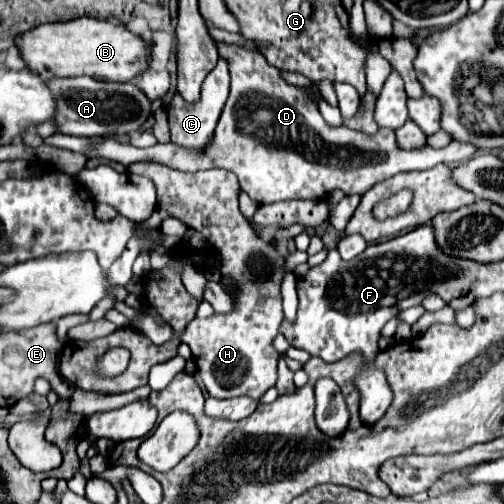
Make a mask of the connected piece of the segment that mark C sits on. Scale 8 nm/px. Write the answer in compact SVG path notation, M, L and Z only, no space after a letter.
M219 60L219 64L205 78L205 82L201 86L201 98L197 102L189 104L181 98L179 92L175 92L175 96L167 108L169 126L171 126L171 142L177 146L185 146L185 148L203 148L205 144L209 144L213 138L219 114L223 110L223 104L227 100L227 92L229 92L229 72L227 72L225 60Z

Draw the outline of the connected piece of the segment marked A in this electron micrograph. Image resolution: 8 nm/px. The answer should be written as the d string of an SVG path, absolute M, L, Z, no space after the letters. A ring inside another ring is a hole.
M89 76L77 78L51 78L47 80L47 88L55 98L55 116L53 124L57 132L71 136L103 136L103 134L119 134L119 124L143 124L151 112L151 102L145 94L129 82L105 82Z

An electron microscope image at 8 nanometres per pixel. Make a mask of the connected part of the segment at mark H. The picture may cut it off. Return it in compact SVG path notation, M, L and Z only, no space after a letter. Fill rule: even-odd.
M157 162L131 164L129 172L147 176L155 184L157 208L167 210L189 228L201 232L213 244L213 248L217 248L215 260L221 274L227 278L227 284L233 282L237 286L235 312L193 320L183 336L175 335L169 323L160 325L145 310L139 311L135 326L154 344L161 345L175 337L189 344L193 362L209 396L249 396L259 400L277 382L279 354L271 342L279 334L279 324L283 320L281 280L285 276L285 256L273 244L263 242L241 214L237 202L239 182L233 172L223 168L181 172Z

